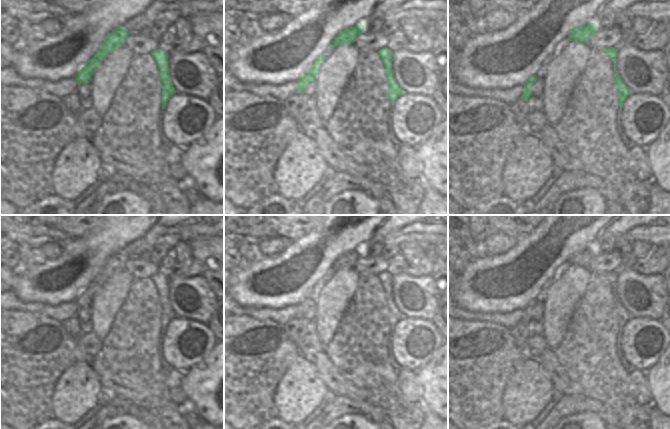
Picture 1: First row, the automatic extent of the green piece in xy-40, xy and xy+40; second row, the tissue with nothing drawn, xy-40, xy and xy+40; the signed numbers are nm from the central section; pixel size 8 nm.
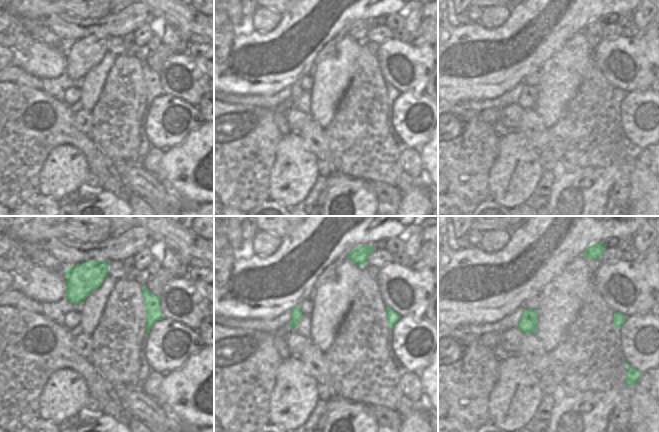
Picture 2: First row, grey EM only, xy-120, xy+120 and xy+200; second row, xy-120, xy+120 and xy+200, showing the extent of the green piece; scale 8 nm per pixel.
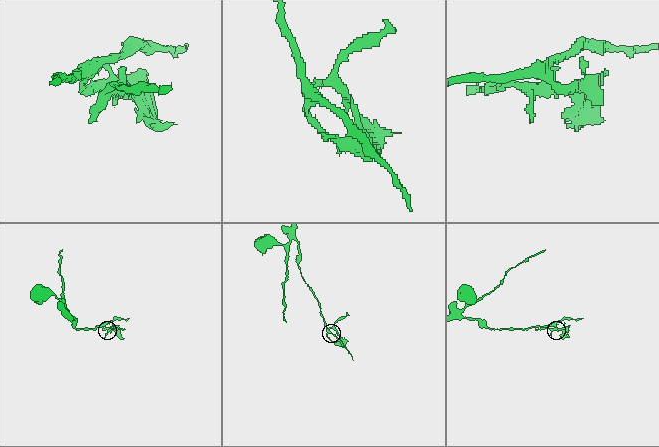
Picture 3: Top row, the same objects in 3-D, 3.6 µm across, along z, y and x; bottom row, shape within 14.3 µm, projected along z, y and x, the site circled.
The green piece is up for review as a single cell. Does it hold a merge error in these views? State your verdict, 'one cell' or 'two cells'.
two cells

